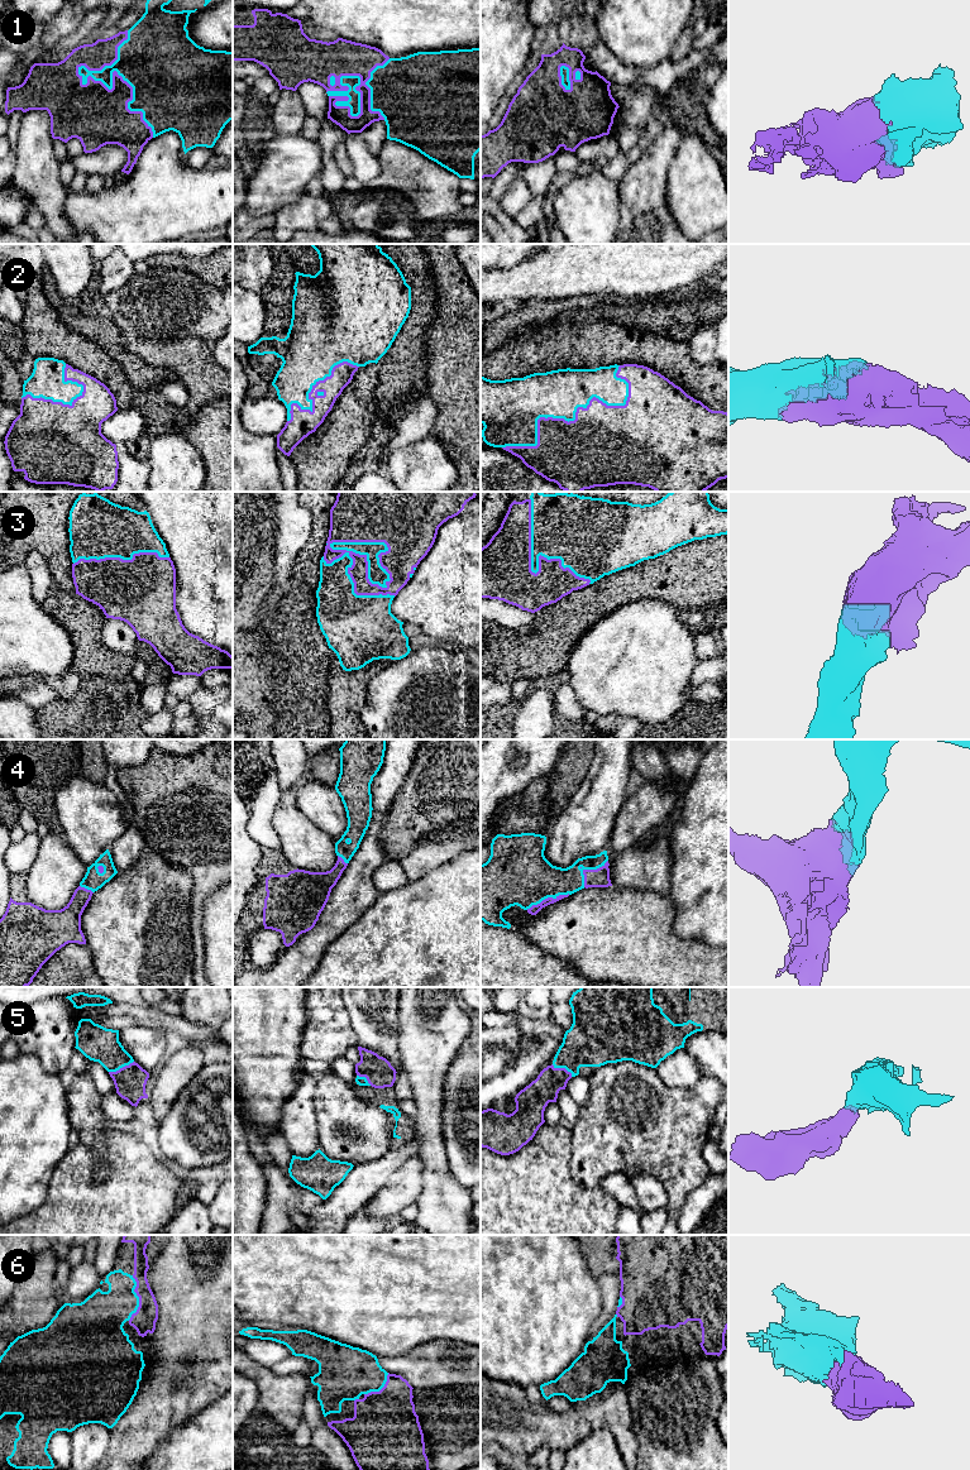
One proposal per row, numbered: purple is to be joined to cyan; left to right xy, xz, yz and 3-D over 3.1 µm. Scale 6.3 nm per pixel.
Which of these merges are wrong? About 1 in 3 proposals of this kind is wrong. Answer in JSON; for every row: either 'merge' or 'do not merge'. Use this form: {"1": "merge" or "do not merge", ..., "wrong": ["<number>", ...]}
{"1": "merge", "2": "merge", "3": "merge", "4": "merge", "5": "merge", "6": "merge", "wrong": []}

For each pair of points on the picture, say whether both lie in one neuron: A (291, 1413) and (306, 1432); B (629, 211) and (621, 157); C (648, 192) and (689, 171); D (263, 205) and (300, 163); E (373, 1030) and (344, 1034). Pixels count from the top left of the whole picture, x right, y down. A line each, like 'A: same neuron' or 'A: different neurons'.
A: different neurons
B: different neurons
C: different neurons
D: same neuron
E: different neurons

